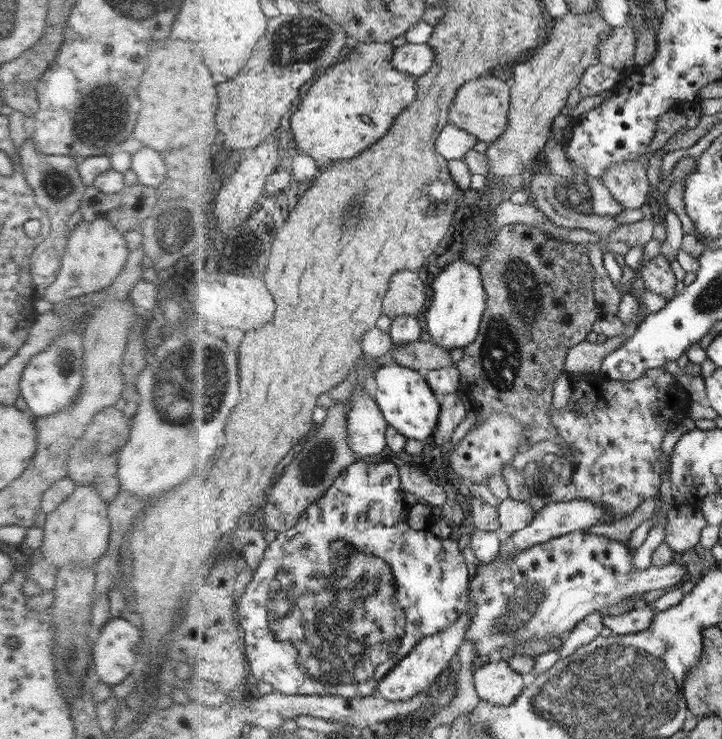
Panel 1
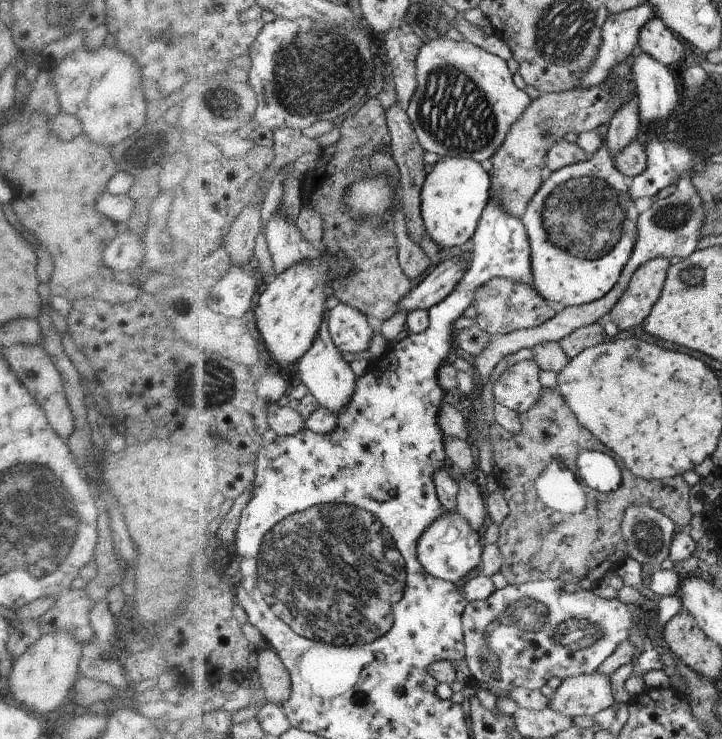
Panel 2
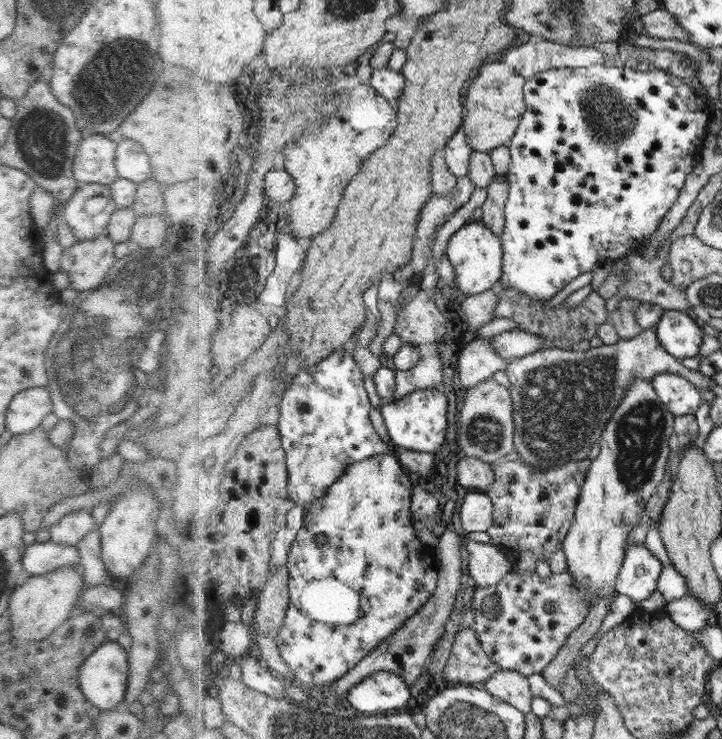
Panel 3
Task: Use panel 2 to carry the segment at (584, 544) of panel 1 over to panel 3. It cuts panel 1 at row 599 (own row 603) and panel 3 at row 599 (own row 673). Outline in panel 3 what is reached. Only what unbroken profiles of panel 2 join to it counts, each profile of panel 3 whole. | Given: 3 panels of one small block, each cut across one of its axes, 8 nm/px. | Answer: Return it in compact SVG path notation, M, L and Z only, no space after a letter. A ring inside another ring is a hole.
M513 567L495 586L479 586L472 596L474 610L474 633L483 652L500 669L518 671L524 676L541 673L570 634L584 622L593 606L593 598L575 588L569 568L564 572L552 572L548 578L540 578L536 570L517 572ZM550 604L554 610L546 610Z

